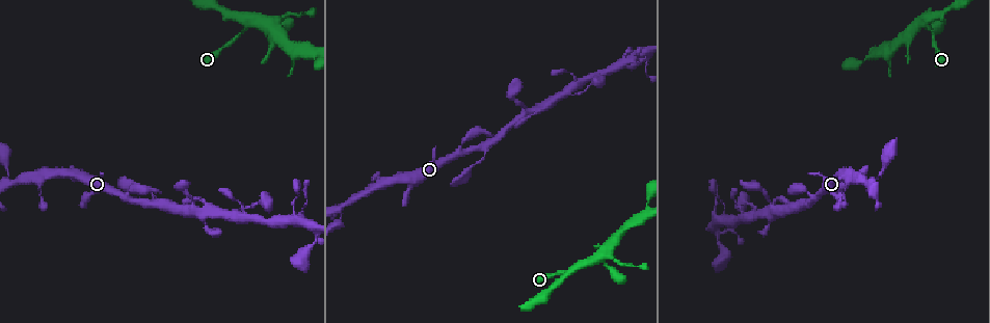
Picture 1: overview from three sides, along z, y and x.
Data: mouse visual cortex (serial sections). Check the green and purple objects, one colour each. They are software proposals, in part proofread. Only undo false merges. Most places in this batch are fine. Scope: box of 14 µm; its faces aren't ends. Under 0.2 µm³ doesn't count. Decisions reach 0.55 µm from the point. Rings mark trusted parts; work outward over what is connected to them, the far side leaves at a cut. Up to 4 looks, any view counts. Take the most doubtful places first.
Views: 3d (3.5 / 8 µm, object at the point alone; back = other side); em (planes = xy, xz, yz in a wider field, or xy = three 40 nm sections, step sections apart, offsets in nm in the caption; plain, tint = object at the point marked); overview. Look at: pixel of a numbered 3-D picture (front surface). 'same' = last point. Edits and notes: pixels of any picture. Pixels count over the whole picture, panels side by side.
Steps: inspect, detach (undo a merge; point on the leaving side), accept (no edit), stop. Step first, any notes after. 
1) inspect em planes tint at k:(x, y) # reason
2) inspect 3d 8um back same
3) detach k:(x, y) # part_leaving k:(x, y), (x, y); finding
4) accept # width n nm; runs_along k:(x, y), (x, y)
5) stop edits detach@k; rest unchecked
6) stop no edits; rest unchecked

inspect 3d 3.5um at 1:(582, 265) # a fork

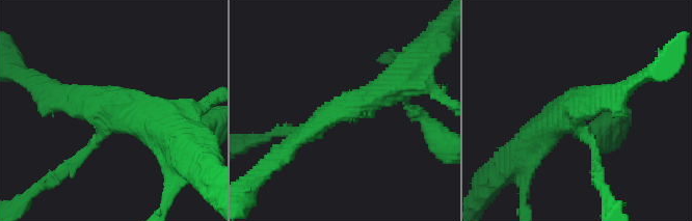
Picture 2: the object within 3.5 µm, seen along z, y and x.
inspect em xy step 3 tint at 2:(577, 128)

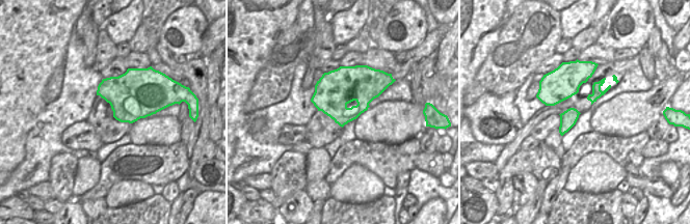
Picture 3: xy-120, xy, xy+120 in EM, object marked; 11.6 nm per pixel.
accept # width 600 nm; runs_along 2:(293, 130), (322, 128), (395, 77); one cell here

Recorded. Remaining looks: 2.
inspect 3d 3.5um at 1:(879, 53) # sudden change in width

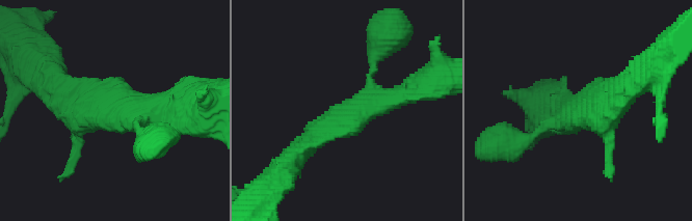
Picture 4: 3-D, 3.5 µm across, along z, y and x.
inspect em xy step 2 tint at 4:(126, 111) # need the tissue

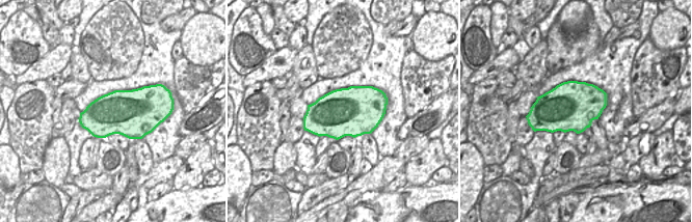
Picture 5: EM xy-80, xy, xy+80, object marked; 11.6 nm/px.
accept # runs_along 4:(299, 153), (363, 105), (375, 57); continuous, no second cell

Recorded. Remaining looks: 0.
stop no edits; rest unchecked

